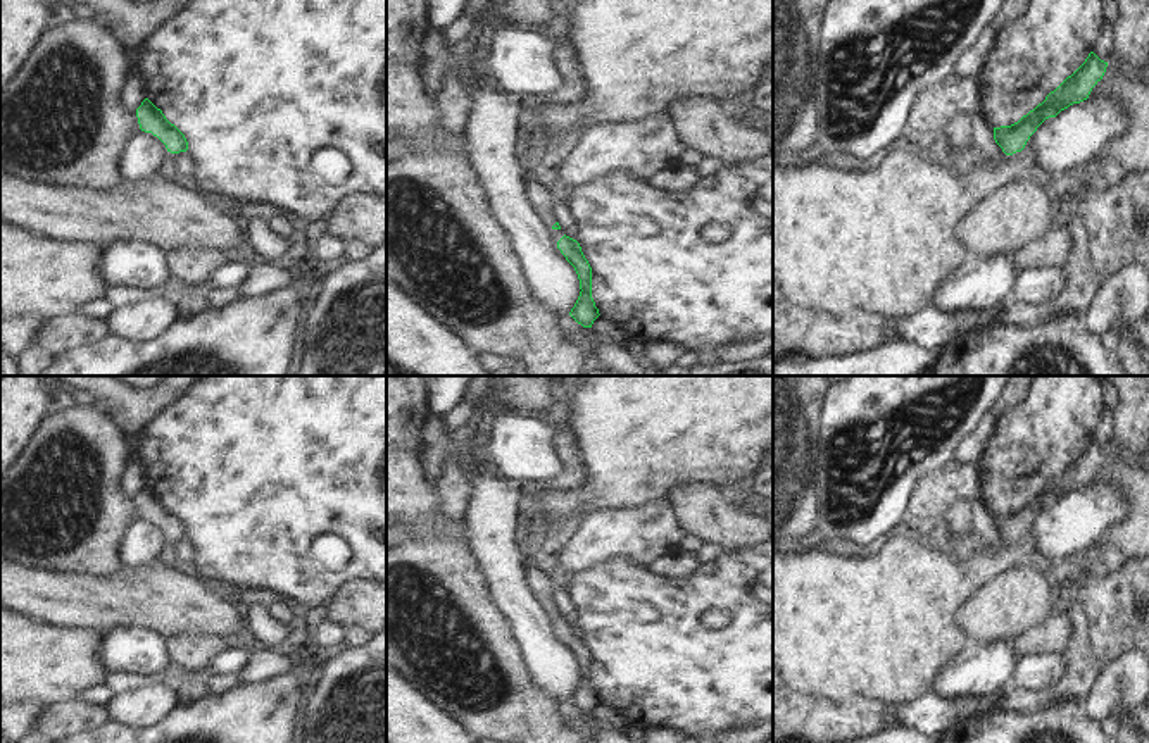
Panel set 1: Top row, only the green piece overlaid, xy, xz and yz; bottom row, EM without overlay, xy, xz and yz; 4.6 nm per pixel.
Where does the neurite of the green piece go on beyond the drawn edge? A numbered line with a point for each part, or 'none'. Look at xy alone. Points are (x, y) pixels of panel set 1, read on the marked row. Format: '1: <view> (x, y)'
1: xy (169, 168)

